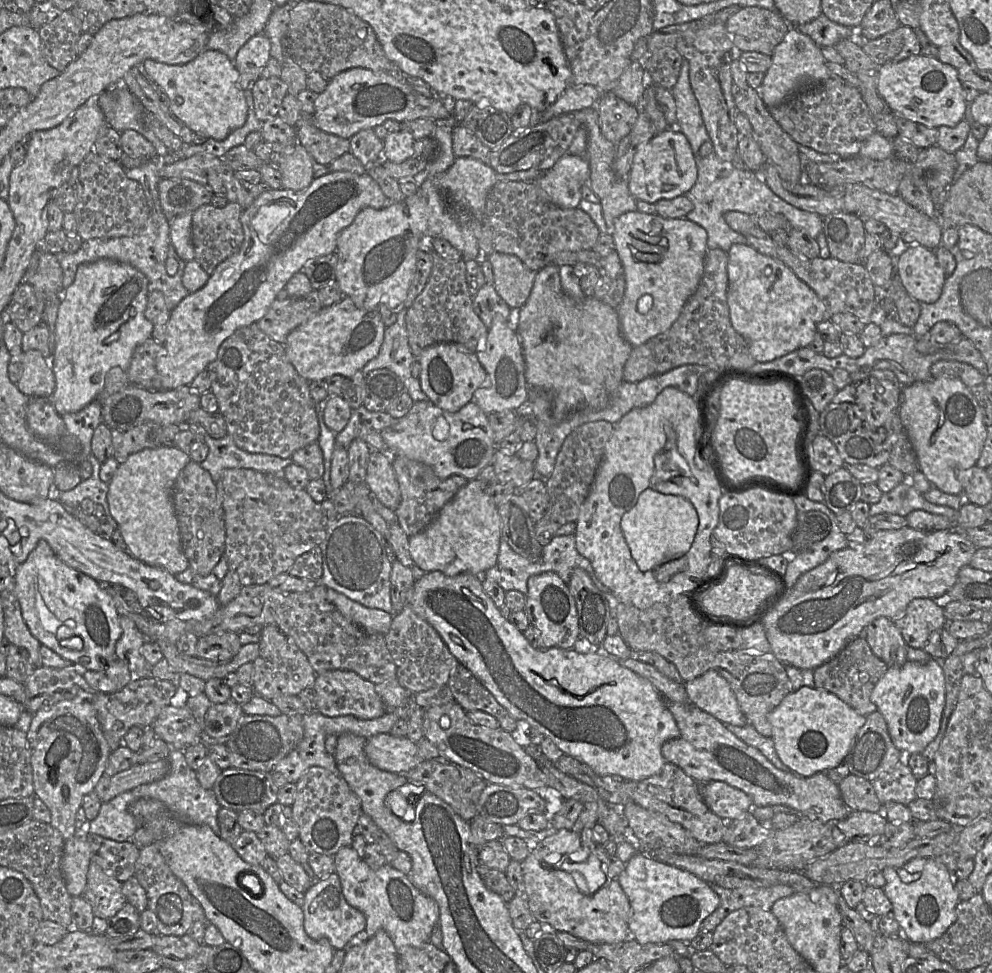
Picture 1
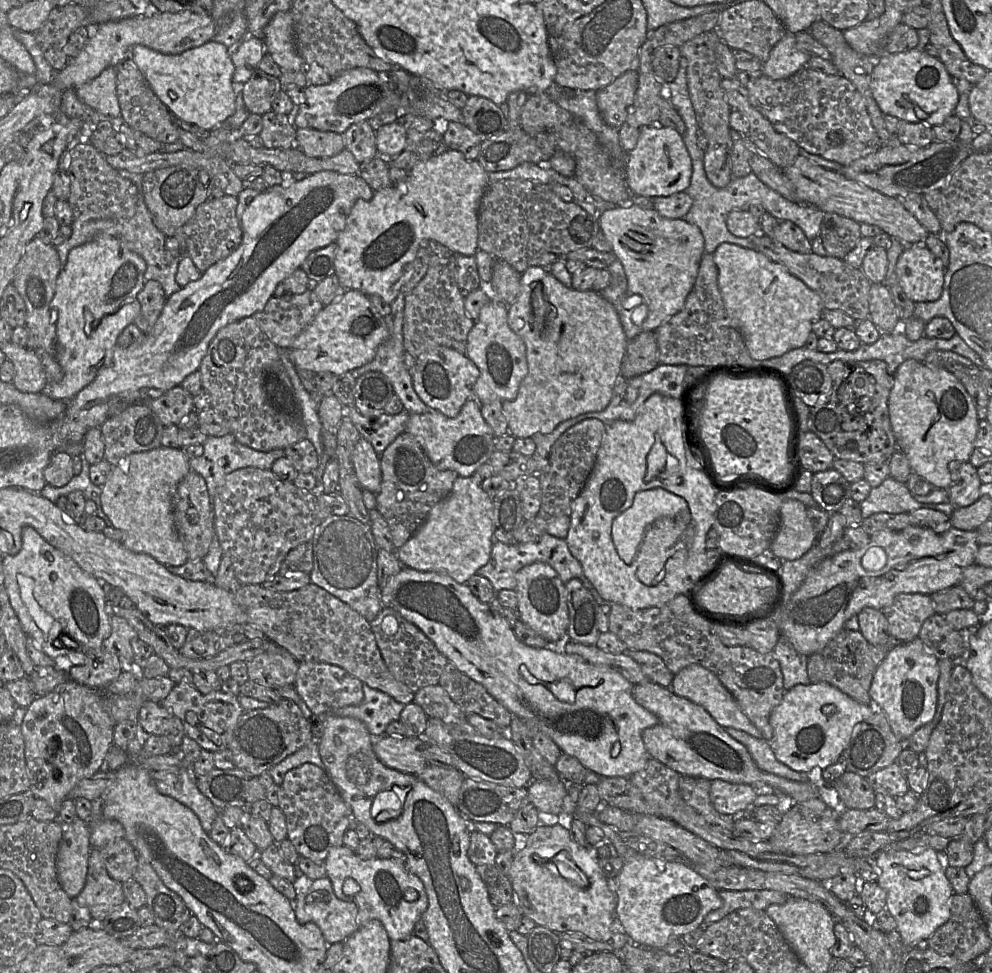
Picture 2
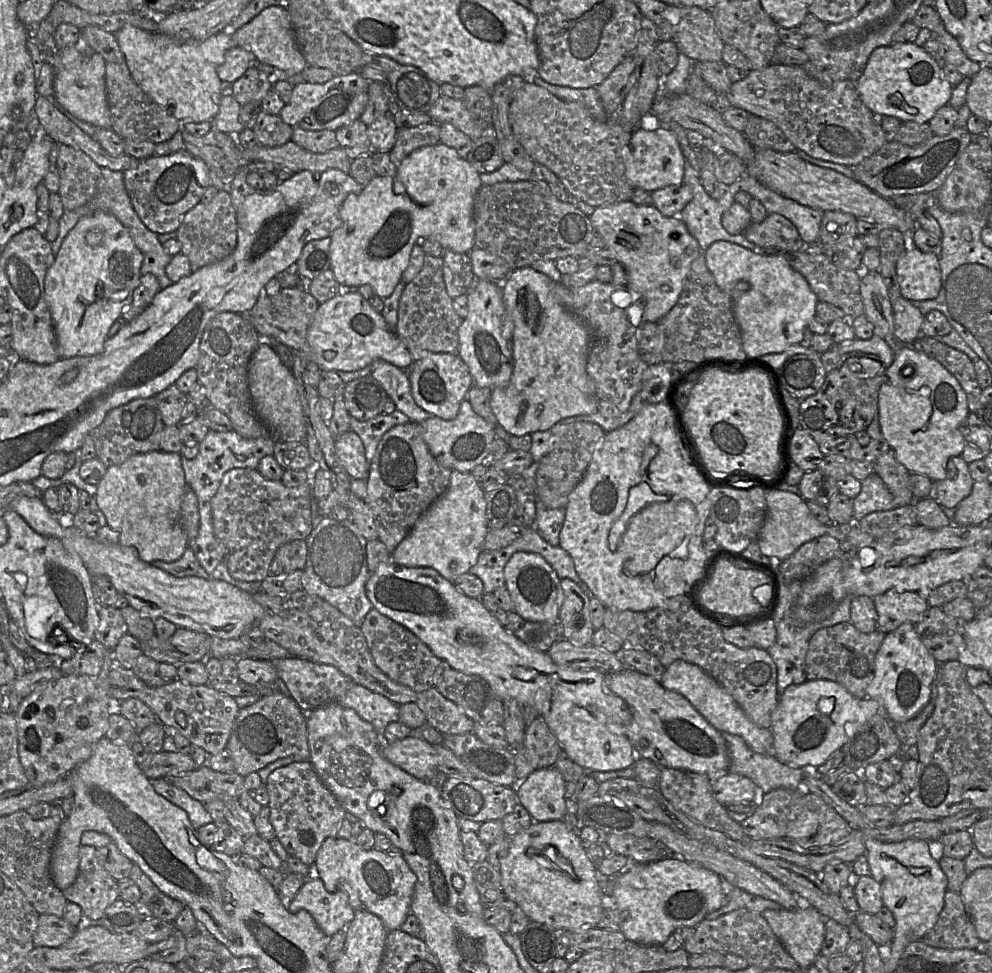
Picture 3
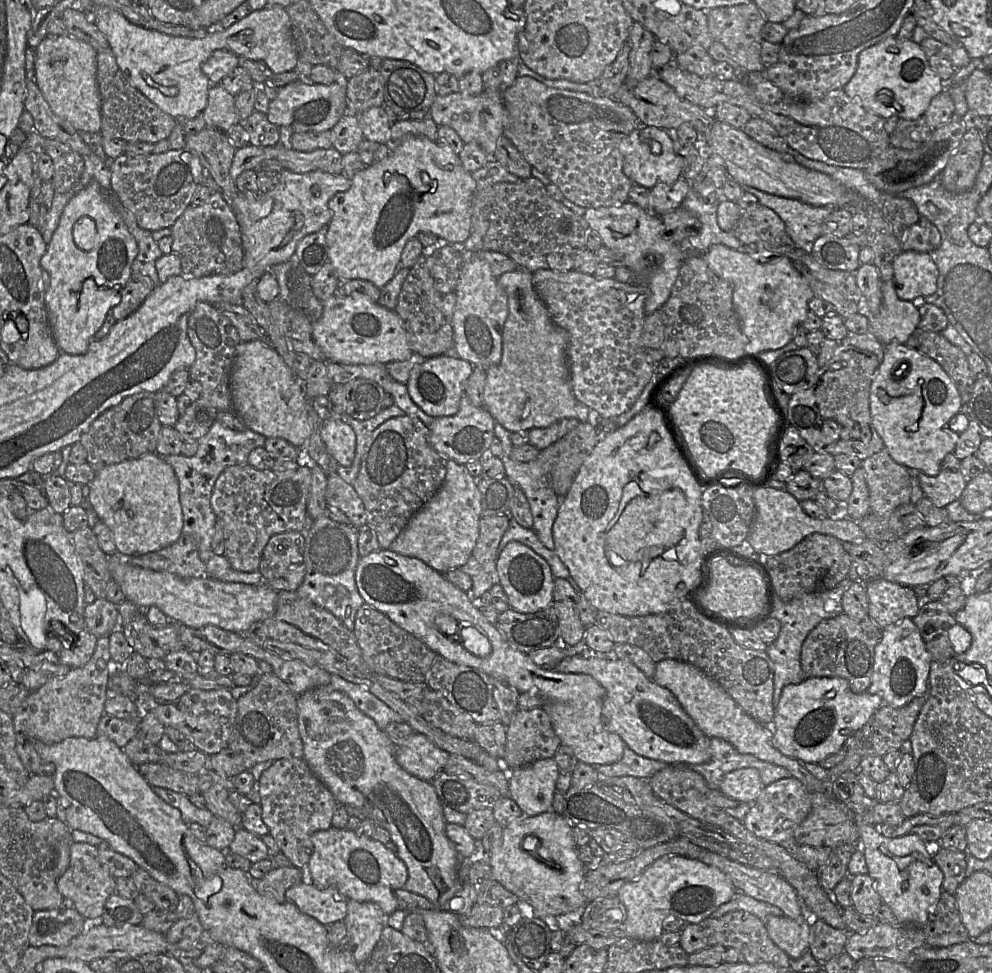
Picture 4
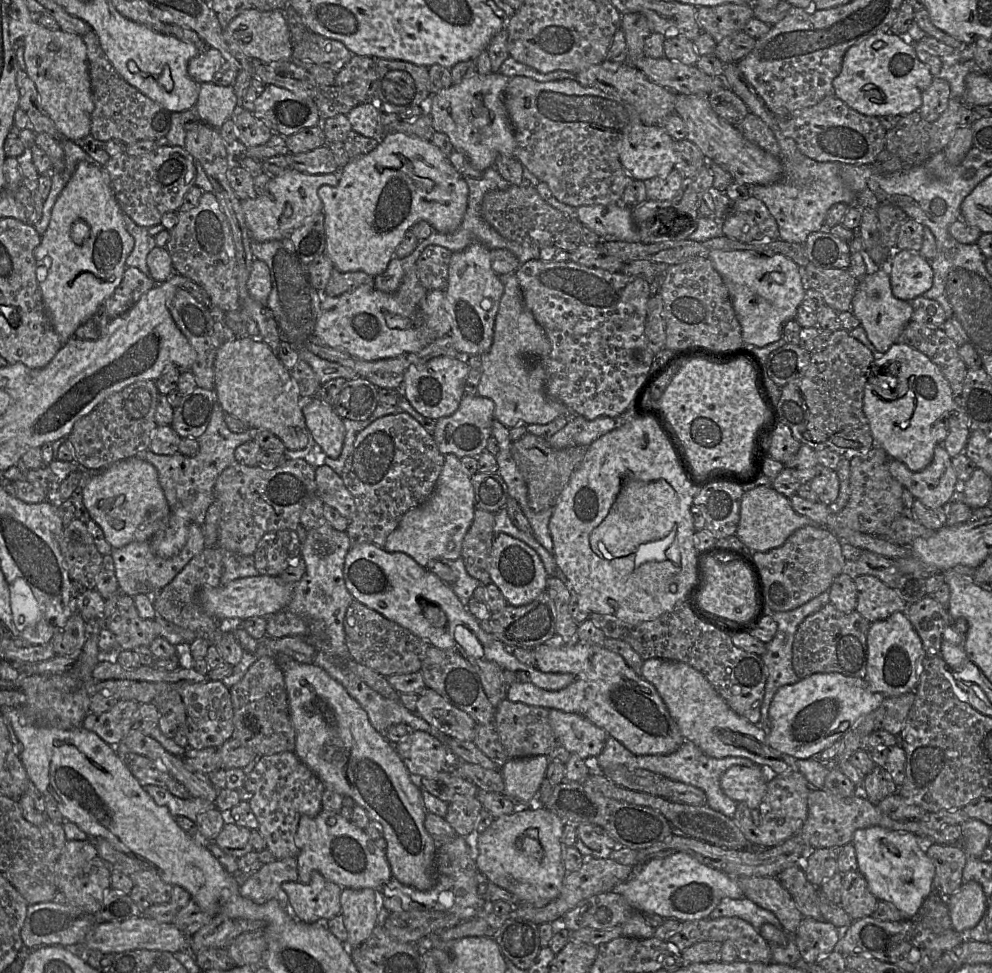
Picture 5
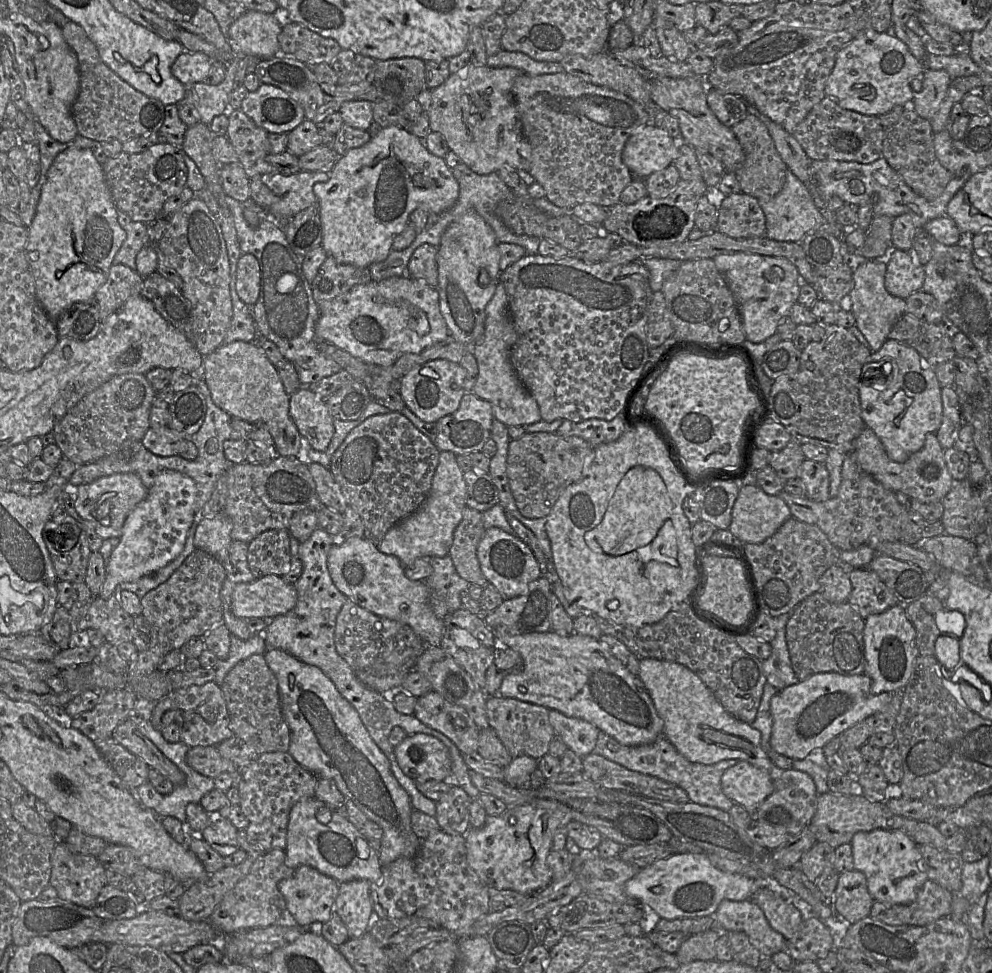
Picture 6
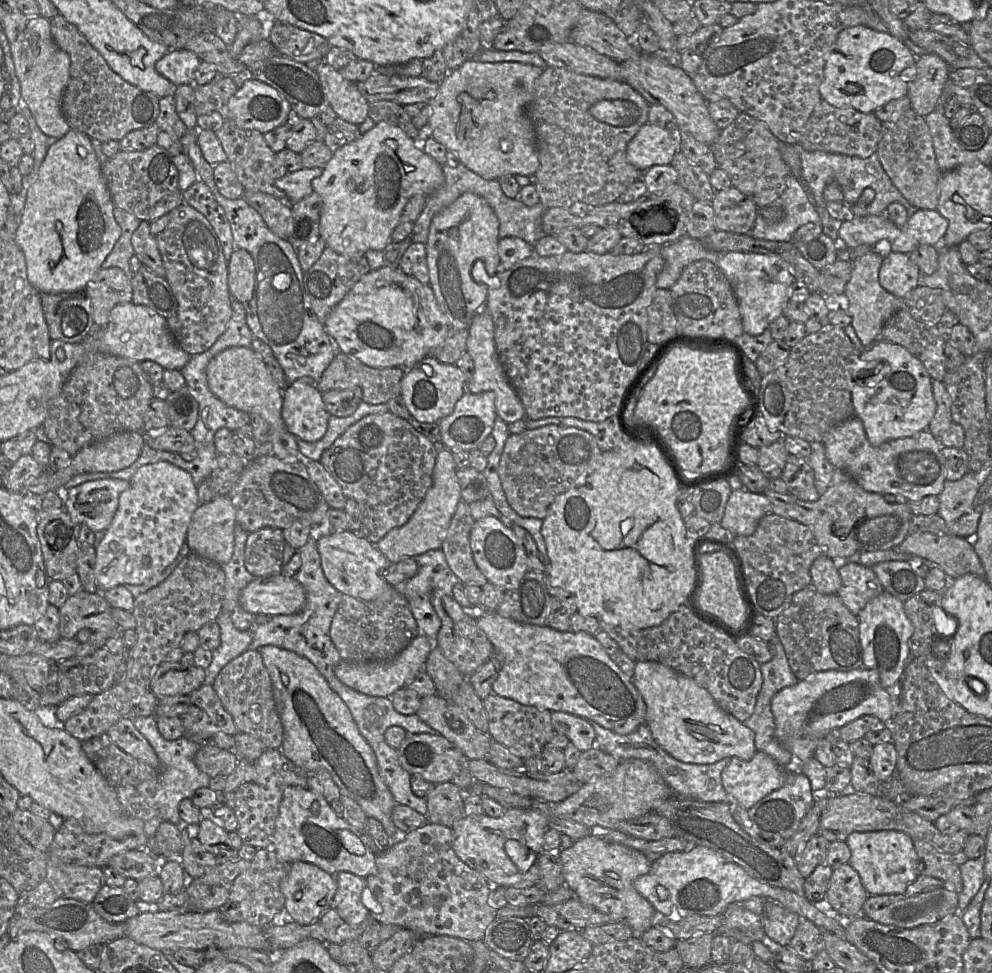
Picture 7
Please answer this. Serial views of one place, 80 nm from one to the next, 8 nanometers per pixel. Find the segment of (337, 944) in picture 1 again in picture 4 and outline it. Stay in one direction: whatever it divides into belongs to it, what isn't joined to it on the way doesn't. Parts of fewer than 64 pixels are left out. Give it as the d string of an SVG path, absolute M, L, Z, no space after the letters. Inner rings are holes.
M301 882L286 891L286 901L326 927L347 915L348 899L335 887L319 889L314 883Z

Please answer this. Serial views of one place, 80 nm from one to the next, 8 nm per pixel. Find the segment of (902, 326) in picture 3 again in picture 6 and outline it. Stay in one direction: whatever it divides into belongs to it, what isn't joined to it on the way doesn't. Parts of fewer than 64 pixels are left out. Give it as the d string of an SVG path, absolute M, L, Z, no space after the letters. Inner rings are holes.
M865 260L853 268L853 288L845 305L855 317L855 326L862 332L873 352L879 350L897 322L906 313L906 301L891 295L885 287L885 261Z

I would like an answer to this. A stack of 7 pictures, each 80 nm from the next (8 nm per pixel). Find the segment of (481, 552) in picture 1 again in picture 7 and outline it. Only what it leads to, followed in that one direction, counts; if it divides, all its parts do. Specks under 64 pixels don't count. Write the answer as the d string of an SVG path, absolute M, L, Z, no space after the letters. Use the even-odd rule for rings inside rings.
M445 448L439 451L433 470L432 484L414 514L404 525L392 529L374 544L391 563L415 558L430 550L441 549L457 505L462 500L457 470L451 450Z

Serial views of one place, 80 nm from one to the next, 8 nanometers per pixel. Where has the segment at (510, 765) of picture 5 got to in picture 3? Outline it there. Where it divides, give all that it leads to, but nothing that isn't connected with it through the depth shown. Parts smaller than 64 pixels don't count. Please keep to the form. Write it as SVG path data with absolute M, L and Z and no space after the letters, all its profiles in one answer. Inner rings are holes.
M555 767L537 769L515 786L518 801L534 821L563 820L569 806L565 797L566 782Z

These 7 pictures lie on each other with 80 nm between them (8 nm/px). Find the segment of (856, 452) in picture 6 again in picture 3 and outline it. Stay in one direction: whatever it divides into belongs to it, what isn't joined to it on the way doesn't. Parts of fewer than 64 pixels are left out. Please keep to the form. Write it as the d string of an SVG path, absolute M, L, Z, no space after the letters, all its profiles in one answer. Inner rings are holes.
M954 456L948 462L950 460L957 467L956 477L933 481L929 498L933 498L941 507L956 508L964 498L970 495L975 481L969 473L967 462L961 456Z

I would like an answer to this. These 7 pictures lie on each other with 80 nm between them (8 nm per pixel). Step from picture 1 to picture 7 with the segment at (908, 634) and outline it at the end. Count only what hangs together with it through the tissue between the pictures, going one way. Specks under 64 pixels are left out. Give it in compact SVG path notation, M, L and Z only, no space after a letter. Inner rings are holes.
M847 562L838 569L842 586L837 595L855 615L858 615L872 599L885 591L871 567Z

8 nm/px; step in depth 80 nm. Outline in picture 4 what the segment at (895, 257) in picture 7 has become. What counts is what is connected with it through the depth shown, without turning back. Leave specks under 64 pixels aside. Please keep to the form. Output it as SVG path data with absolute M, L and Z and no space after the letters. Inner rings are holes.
M903 251L894 260L893 286L899 298L914 301L937 290L938 268L932 253Z

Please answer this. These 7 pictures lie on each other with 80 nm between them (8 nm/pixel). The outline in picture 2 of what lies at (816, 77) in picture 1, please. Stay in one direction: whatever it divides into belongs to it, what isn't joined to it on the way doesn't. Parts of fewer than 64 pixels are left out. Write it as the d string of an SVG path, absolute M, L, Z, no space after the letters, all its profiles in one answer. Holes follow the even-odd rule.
M788 32L773 47L762 73L775 80L788 78L806 67L810 55L798 47L795 35Z

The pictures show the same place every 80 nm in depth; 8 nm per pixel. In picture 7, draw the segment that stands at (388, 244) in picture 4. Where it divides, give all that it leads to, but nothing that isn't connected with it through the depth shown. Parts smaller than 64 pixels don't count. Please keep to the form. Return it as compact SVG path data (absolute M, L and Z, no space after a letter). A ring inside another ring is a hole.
M380 121L357 140L334 153L320 177L312 180L312 189L322 198L320 237L326 246L343 255L365 254L367 250L383 250L391 241L405 206L414 195L428 196L444 182L442 166L432 157L417 149L414 140L400 128Z

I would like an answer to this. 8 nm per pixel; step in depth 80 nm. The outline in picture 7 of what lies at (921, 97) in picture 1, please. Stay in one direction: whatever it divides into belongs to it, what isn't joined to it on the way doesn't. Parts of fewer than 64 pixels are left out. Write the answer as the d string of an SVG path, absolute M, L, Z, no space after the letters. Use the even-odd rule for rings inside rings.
M863 25L845 28L826 57L819 86L821 99L837 108L874 113L888 102L907 96L907 82L913 80L917 73L916 58L903 41L889 32Z

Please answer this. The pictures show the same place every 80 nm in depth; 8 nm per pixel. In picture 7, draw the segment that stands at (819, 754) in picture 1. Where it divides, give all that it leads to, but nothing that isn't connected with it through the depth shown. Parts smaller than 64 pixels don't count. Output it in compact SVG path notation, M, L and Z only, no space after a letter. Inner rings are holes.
M861 667L849 671L819 671L778 691L772 698L771 710L775 719L776 739L800 764L810 757L819 741L832 729L863 716L874 715L886 725L893 714L891 694L880 683L876 670Z

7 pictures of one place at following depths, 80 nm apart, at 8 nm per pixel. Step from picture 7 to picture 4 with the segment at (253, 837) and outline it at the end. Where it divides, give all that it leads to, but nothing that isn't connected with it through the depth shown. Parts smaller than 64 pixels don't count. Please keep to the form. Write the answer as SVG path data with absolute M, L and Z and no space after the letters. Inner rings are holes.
M281 758L274 760L263 771L259 781L262 819L283 853L293 866L304 868L310 860L313 844L311 836L332 827L337 800L317 778L303 759Z

